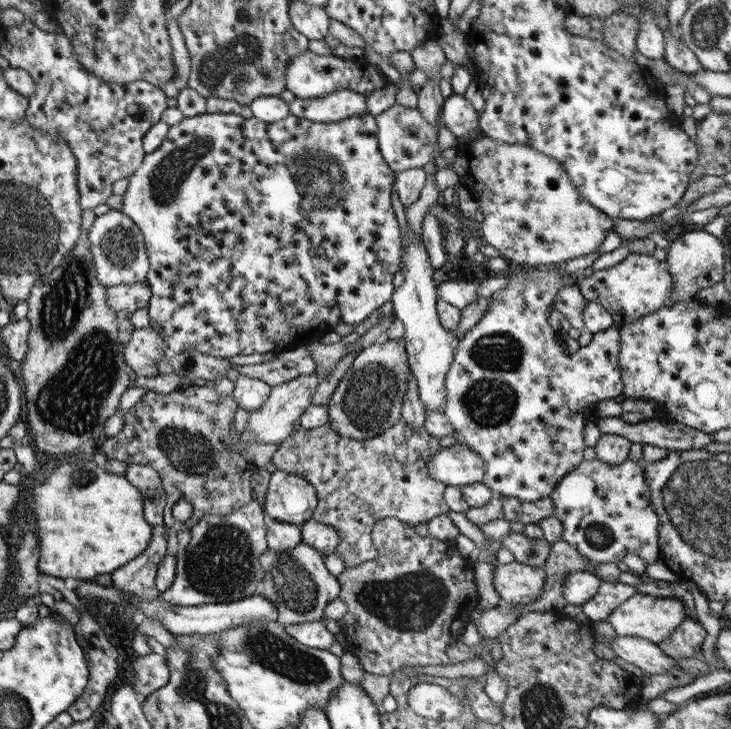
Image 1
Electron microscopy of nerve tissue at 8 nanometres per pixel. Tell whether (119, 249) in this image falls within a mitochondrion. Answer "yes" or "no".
yes

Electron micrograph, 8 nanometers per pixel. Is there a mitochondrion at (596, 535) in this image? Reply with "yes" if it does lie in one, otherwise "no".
yes

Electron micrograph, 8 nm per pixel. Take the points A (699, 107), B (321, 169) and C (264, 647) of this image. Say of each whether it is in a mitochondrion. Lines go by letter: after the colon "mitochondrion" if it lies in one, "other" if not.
A: other
B: mitochondrion
C: mitochondrion

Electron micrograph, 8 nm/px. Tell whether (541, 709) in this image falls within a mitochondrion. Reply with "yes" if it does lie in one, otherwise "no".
yes

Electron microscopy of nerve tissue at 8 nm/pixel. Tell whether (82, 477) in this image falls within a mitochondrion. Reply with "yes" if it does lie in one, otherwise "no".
yes

